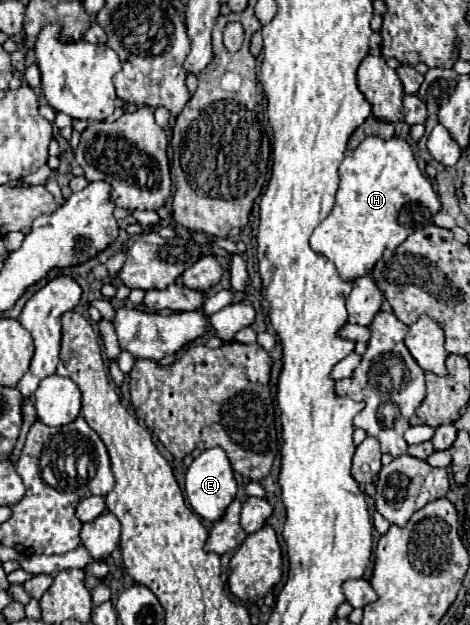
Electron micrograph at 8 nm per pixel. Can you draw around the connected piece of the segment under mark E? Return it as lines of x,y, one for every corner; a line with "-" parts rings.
221,447
205,449
189,467
187,471
187,481
185,481
185,493
187,499
197,515
201,515
207,521
219,521
225,515
225,509
237,495
237,481
233,467

